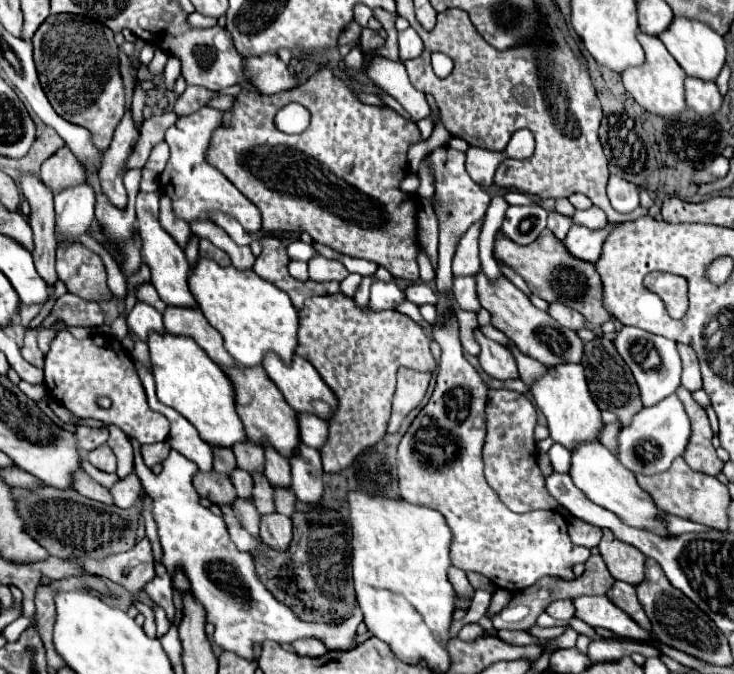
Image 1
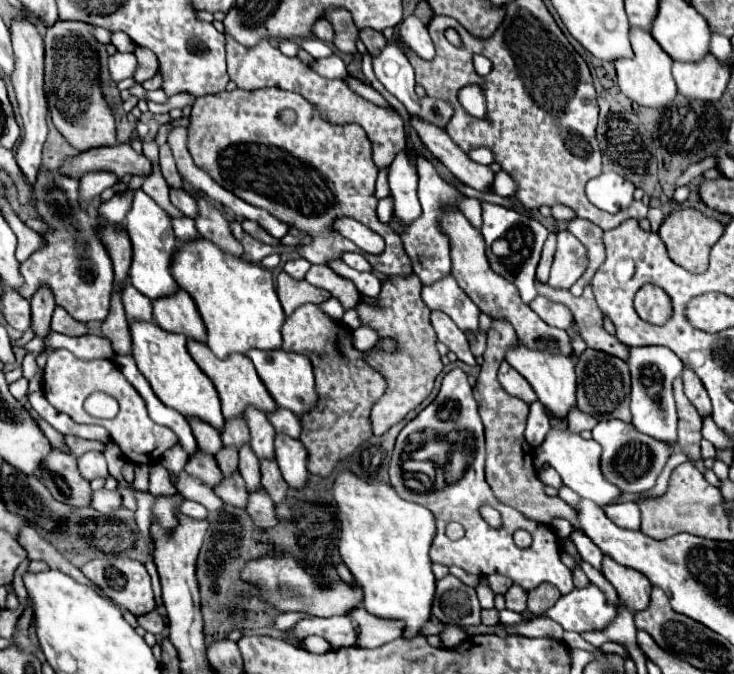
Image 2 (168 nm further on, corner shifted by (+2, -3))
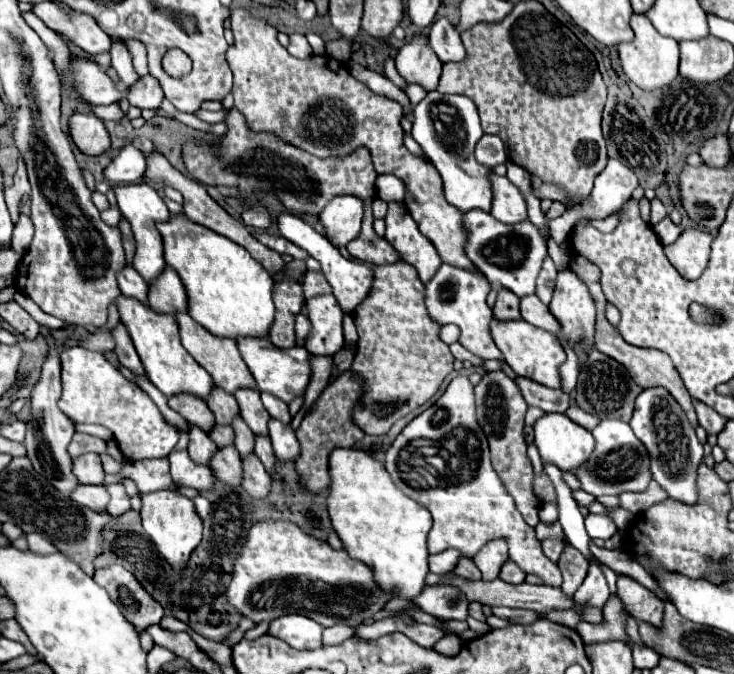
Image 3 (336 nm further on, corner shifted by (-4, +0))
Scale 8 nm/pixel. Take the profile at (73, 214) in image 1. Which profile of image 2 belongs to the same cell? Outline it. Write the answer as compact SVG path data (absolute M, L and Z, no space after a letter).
M89 172L79 178L79 202L91 202L97 198L105 188L113 186L117 182L115 174L105 172Z

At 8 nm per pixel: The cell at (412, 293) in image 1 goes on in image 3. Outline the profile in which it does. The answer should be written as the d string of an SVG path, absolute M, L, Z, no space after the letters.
M441 265L439 271L431 277L431 281L425 285L425 305L431 321L447 325L455 323L461 329L459 343L483 357L483 359L501 359L501 351L491 339L489 333L489 321L493 317L493 311L487 307L487 293L491 291L491 283L477 271L467 271L451 265Z

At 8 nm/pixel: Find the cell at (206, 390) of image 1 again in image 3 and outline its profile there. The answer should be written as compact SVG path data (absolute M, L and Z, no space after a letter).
M119 295L117 297L117 309L121 315L121 323L125 325L139 357L141 363L147 371L149 381L167 397L177 395L177 393L191 393L201 399L207 399L211 389L213 389L213 379L211 375L181 347L179 339L179 327L175 323L173 315L163 315L155 313L151 307L139 303L137 299Z

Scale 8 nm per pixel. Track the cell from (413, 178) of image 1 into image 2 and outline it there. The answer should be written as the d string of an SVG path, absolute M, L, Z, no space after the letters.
M391 195L387 196L384 199L379 200L378 206L377 206L377 215L379 220L383 223L389 223L390 218L393 214L393 198Z

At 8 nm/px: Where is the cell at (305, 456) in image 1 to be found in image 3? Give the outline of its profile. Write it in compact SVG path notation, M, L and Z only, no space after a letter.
M269 419L269 439L279 461L293 461L299 455L299 443L291 425L285 425L277 419Z

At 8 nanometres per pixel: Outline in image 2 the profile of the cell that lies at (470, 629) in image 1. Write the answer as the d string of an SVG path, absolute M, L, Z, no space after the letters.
M449 626L445 632L441 632L441 640L443 640L445 648L457 648L465 638L467 638L467 634L457 626Z

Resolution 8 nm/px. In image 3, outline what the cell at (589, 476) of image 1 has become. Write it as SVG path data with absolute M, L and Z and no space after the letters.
M545 413L533 425L535 445L543 463L553 463L561 471L577 469L593 451L593 435L567 415Z

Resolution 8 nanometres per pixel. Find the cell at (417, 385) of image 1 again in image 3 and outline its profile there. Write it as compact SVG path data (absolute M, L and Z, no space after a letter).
M397 261L391 265L377 265L373 267L373 285L371 285L367 299L363 299L359 307L353 311L359 341L357 341L355 359L349 371L357 373L363 379L369 379L371 393L355 405L351 419L367 435L385 435L397 419L405 417L413 409L427 403L437 393L443 379L453 371L455 359L449 347L439 339L441 327L433 323L427 315L423 291L425 291L425 285L419 281L417 271L411 265L403 261L401 263Z

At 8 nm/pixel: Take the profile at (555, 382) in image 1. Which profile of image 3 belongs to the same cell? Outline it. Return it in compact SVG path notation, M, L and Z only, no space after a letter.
M491 319L489 331L493 335L495 345L501 349L505 363L515 371L515 375L527 377L527 379L531 379L535 383L541 383L545 387L551 387L551 389L561 389L559 365L565 361L565 351L559 345L555 335L551 335L551 333L543 331L543 329L531 327L523 319L519 319L519 321L497 321L497 319Z

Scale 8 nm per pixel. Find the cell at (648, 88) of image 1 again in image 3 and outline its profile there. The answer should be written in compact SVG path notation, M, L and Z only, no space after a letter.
M633 15L631 17L631 29L635 31L635 39L629 43L617 45L621 67L623 67L625 75L645 91L669 87L679 73L677 71L677 67L679 67L679 45L677 45L677 41L671 37L663 37L651 25L651 21L645 15Z

